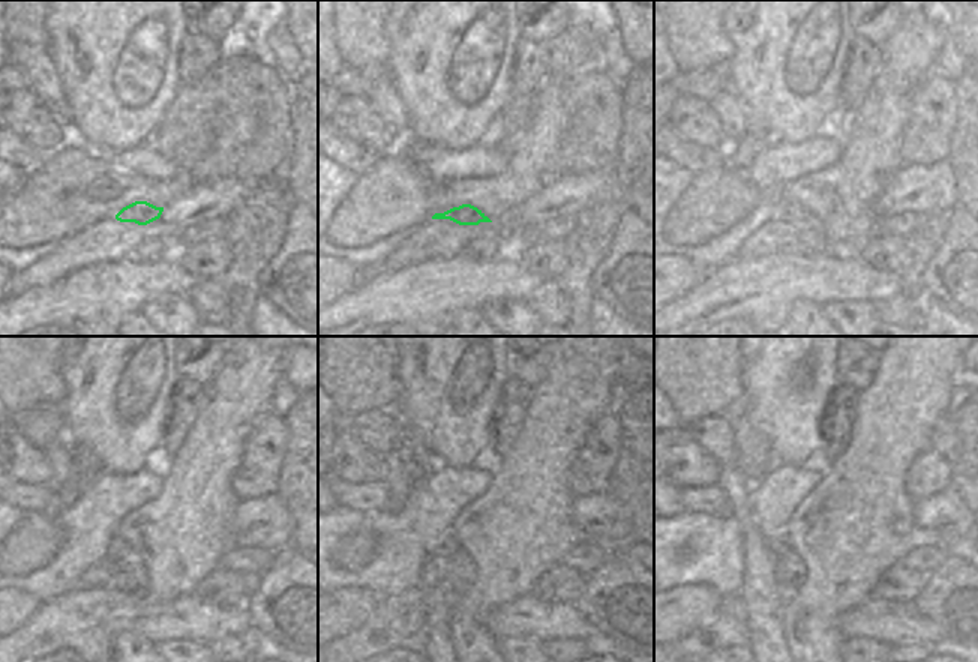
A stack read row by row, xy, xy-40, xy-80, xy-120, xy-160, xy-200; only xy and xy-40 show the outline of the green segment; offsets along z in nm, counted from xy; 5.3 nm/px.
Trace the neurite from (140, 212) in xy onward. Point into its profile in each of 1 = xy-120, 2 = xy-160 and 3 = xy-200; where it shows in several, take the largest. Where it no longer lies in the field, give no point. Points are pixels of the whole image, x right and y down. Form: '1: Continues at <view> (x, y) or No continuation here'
1: Continues at xy-120 (117, 550)
2: Continues at xy-160 (449, 544)
3: Continues at xy-200 (779, 542)

